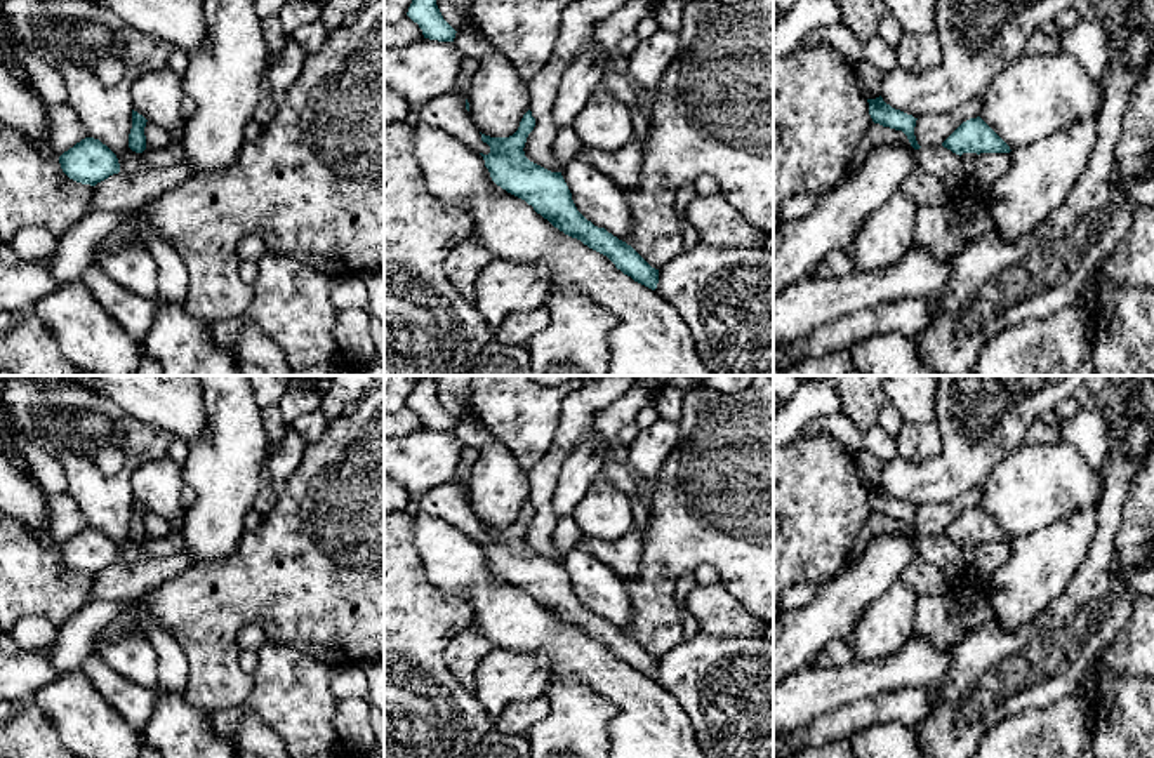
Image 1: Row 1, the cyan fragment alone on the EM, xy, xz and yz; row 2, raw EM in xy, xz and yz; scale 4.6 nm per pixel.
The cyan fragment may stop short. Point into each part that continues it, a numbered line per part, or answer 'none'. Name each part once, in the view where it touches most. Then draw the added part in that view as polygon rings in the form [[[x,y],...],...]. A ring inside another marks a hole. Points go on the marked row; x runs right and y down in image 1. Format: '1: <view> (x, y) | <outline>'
none

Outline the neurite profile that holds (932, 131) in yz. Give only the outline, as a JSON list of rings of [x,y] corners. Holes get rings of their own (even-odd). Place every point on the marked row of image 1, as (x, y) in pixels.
[[[970,99],[952,111],[918,118],[914,127],[918,144],[923,148],[940,148],[963,122],[977,118],[980,110],[982,101]]]

